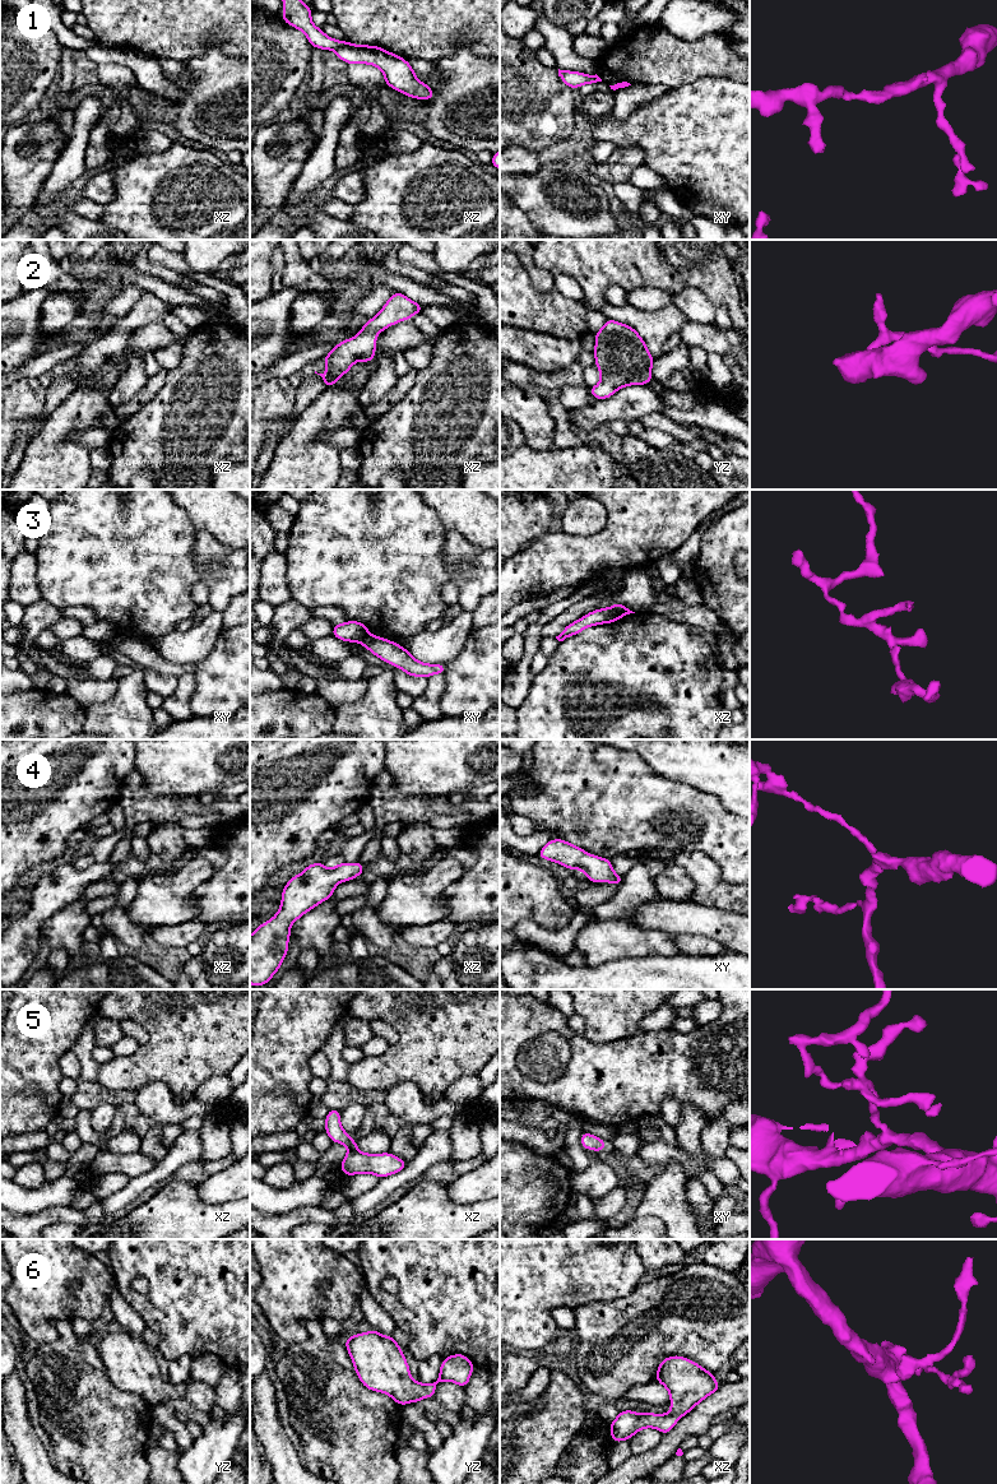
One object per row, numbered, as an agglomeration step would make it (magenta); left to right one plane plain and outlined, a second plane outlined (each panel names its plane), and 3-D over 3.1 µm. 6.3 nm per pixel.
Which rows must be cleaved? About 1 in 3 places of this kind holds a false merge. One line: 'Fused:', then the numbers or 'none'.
Fused: 3

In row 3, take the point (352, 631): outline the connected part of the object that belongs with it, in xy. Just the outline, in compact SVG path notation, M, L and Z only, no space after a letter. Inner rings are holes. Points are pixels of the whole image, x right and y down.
M347 621L334 625L331 636L349 643L360 643L368 634L367 626L358 621Z

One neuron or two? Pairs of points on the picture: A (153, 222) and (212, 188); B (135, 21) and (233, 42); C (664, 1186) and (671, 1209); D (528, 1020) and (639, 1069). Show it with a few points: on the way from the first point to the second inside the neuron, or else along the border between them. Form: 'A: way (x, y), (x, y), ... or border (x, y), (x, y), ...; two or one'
A: way (167, 209), (188, 209), (198, 199); one
B: way (160, 21), (209, 21); one
C: way (666, 1191), (666, 1199), (669, 1204); one
D: way (556, 1021), (606, 1069), (611, 1069); one

